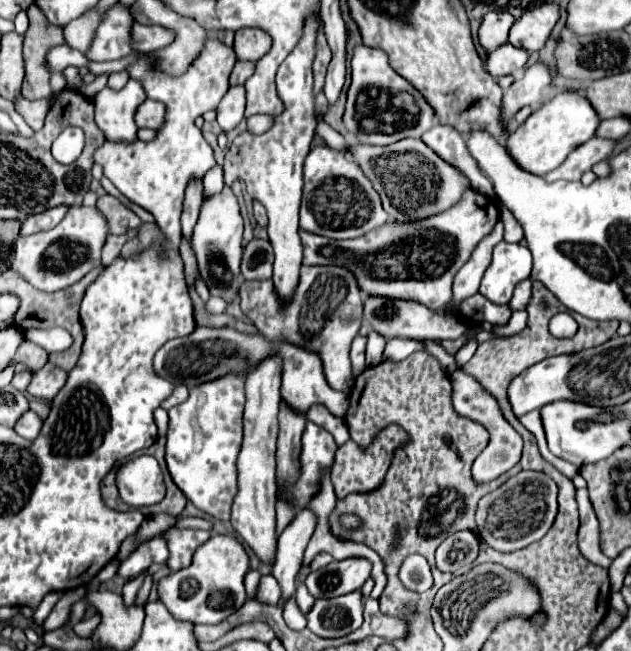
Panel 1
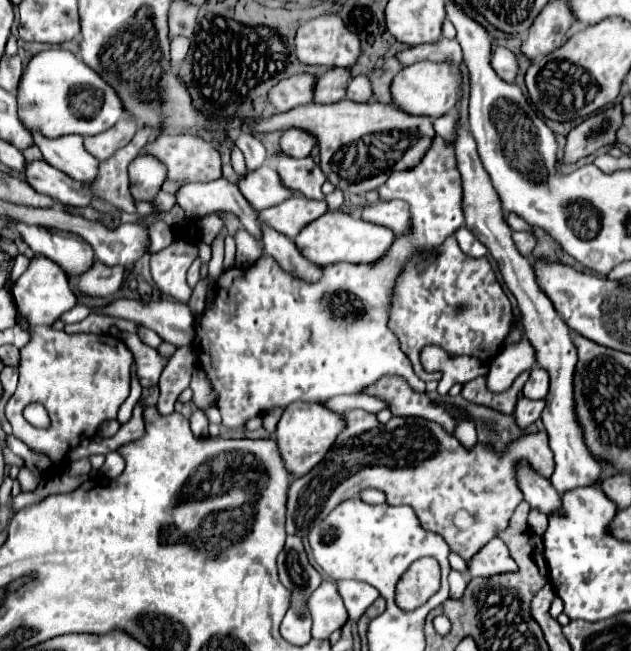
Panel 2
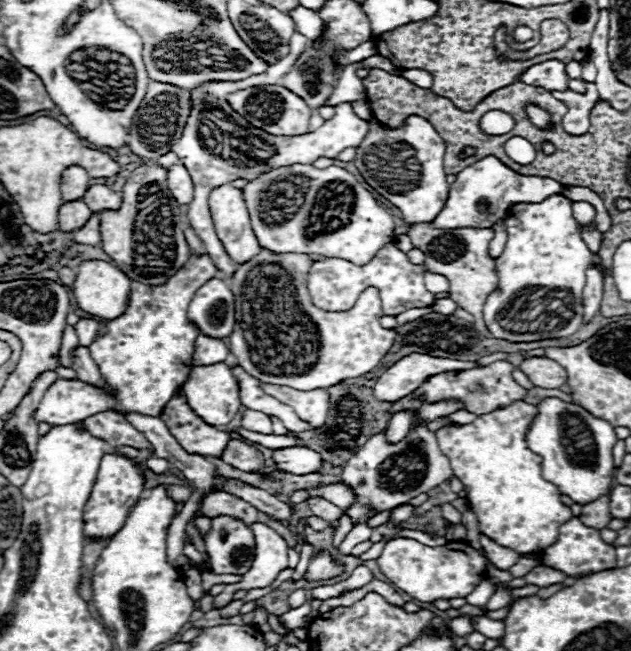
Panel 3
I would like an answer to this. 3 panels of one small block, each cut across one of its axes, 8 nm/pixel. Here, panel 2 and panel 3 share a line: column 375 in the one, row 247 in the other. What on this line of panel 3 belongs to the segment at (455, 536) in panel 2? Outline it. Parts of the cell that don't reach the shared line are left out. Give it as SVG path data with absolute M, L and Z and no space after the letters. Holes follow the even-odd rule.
M414 224L408 230L408 236L414 248L422 250L426 256L426 270L434 274L442 274L450 282L450 298L474 316L474 330L482 336L490 336L483 320L483 306L492 290L498 286L498 278L494 274L494 260L488 256L488 244L494 238L492 228L458 228L458 230L440 230L430 228L428 224Z

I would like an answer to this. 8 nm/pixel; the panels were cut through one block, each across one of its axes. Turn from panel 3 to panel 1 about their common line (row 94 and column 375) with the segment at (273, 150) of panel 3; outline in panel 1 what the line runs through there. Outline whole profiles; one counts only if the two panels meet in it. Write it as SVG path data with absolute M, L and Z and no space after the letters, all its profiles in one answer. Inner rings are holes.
M326 146L310 150L304 162L304 196L300 206L300 228L334 240L358 238L366 232L382 226L388 214L380 204L380 196L372 182L348 160L342 152Z

